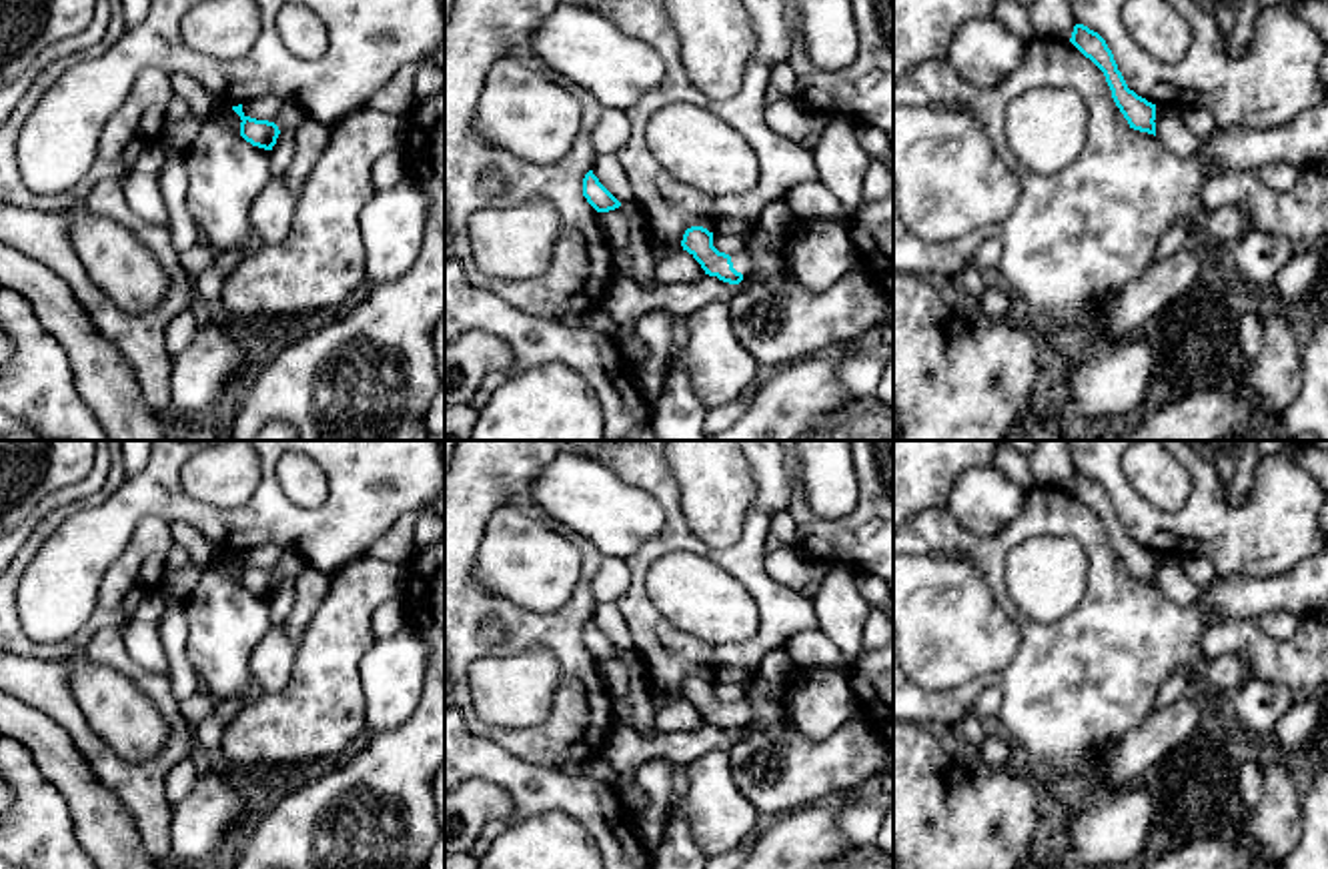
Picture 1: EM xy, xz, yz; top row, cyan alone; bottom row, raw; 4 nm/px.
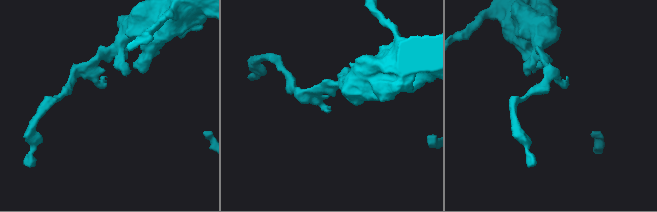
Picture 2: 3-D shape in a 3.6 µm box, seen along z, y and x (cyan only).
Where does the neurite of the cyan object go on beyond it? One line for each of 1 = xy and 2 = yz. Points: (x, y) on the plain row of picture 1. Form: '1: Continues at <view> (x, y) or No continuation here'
1: No continuation here
2: No continuation here

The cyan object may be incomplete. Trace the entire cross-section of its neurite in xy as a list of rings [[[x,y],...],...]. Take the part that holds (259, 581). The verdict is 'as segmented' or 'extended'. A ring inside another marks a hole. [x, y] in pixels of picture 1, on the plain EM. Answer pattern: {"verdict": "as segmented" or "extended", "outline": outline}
{"verdict": "as segmented", "outline": [[[242,553],[232,555],[232,559],[240,565],[240,585],[252,595],[272,599],[276,587],[280,583],[278,575],[268,569],[256,569],[242,561]]]}

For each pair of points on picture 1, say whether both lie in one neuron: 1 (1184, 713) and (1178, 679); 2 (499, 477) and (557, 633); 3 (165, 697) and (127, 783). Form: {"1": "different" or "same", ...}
{"1": "different", "2": "same", "3": "same"}

